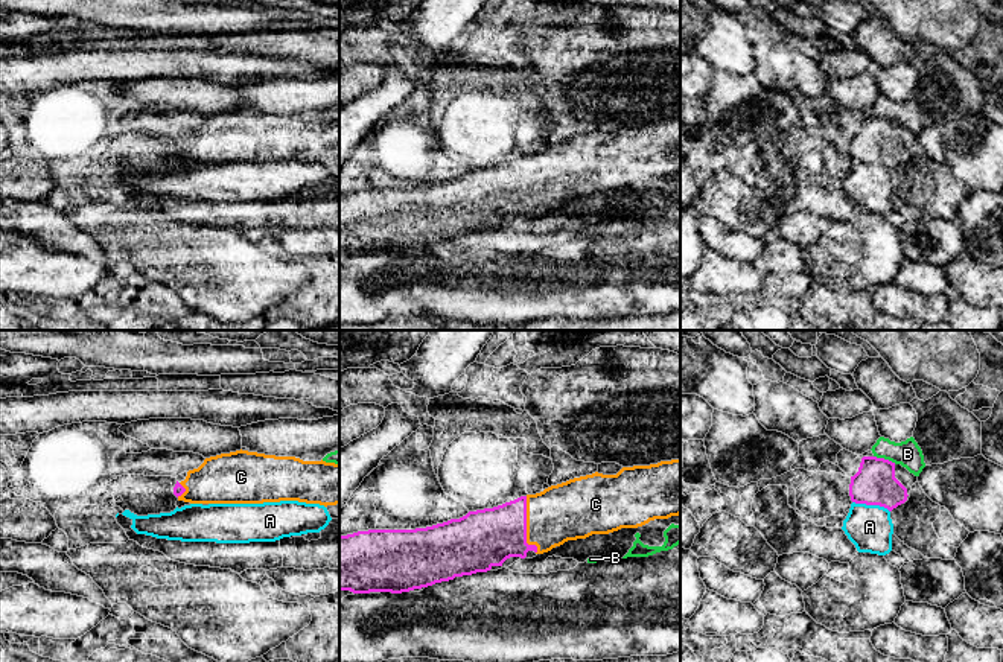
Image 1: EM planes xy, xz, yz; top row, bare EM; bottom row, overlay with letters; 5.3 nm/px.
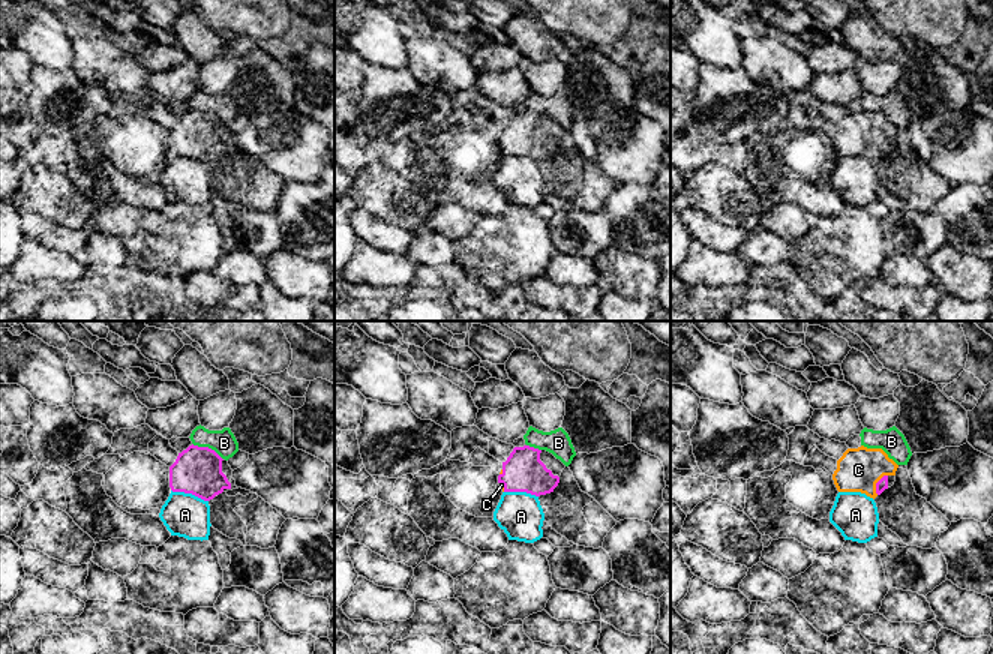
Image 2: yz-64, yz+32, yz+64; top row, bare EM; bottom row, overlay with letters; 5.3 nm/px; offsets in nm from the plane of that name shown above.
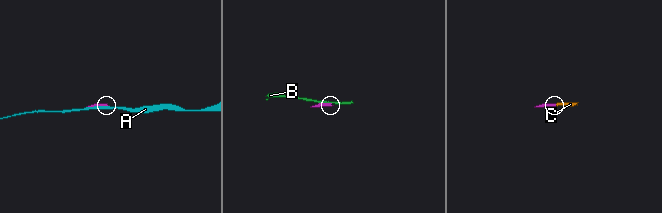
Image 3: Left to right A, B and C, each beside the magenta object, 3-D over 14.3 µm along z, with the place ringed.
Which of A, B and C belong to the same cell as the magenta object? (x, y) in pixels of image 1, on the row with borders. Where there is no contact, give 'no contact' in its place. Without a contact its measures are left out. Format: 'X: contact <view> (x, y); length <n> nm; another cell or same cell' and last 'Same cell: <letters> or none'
A: contact yz (871, 504); length 200 nm; another cell
B: contact yz (883, 458); length 130 nm; another cell
C: contact xz (525, 527); length 300 nm; same cell
Same cell: C

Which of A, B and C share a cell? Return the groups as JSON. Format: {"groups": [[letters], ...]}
{"groups": [["A"], ["B"], ["C"]]}

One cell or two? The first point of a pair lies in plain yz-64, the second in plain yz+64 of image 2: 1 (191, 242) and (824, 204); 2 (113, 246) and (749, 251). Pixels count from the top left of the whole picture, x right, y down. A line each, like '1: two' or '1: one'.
1: two
2: one

